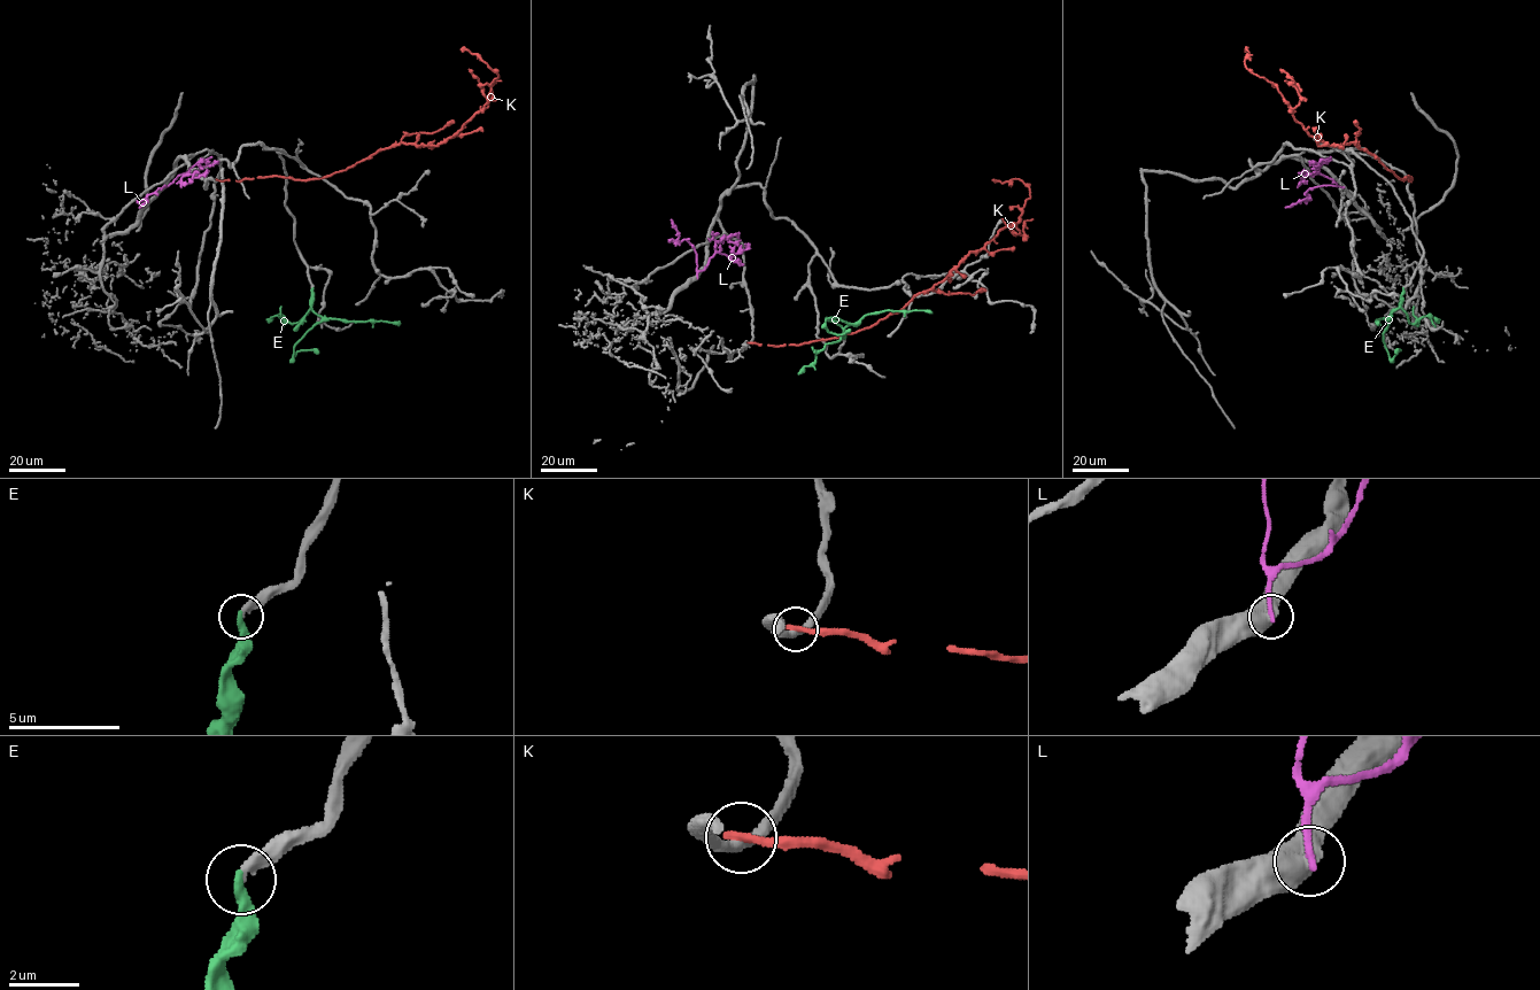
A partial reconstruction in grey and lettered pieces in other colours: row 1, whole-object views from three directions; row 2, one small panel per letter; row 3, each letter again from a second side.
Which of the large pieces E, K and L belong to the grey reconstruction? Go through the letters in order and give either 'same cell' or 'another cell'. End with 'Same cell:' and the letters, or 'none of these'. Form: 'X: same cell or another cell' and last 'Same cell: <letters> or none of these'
E: same cell
K: another cell
L: another cell
Same cell: E

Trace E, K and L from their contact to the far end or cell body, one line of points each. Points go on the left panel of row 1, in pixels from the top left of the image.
E: (312, 288), (311, 308), (322, 319), (294, 346), (293, 360), (298, 352), (318, 353)
K: (217, 179), (320, 178), (401, 142), (445, 142), (484, 107), (490, 85), (498, 77), (474, 54), (461, 49)
L: (165, 186), (199, 162), (202, 167), (216, 162), (213, 165)

